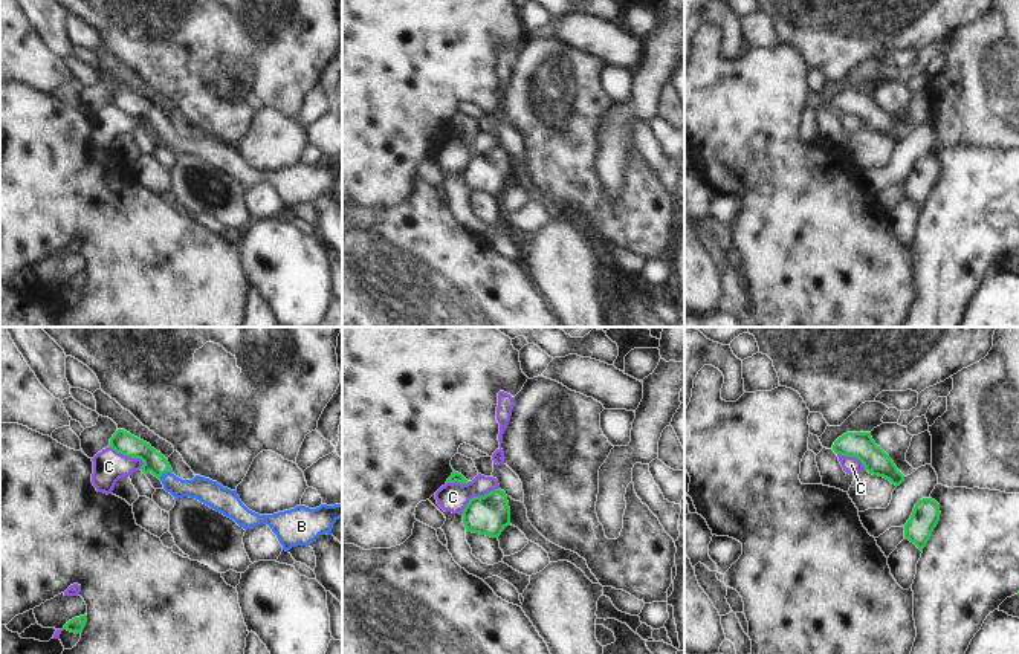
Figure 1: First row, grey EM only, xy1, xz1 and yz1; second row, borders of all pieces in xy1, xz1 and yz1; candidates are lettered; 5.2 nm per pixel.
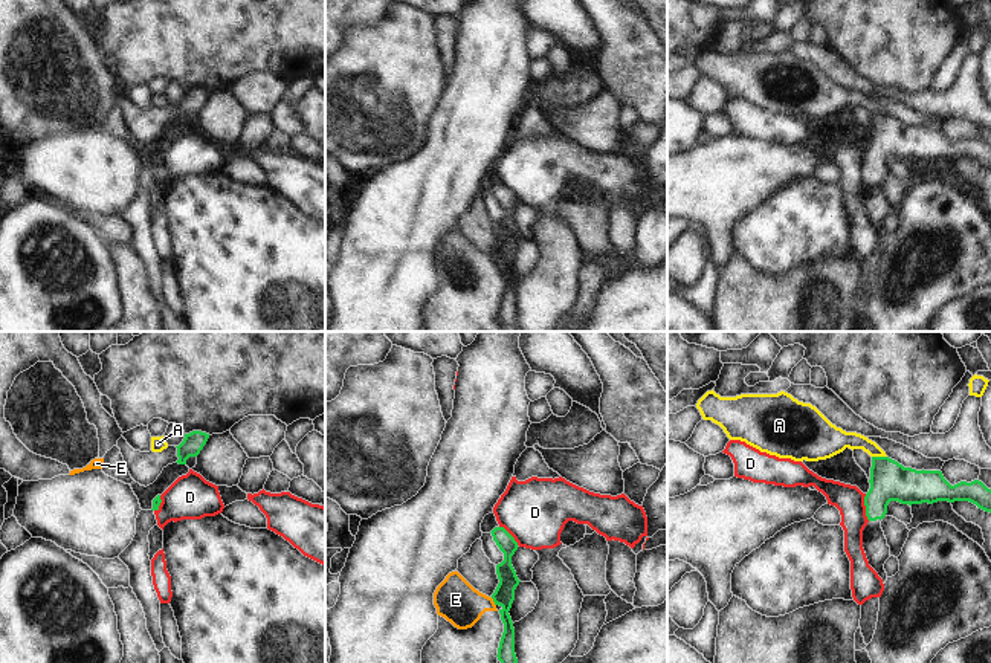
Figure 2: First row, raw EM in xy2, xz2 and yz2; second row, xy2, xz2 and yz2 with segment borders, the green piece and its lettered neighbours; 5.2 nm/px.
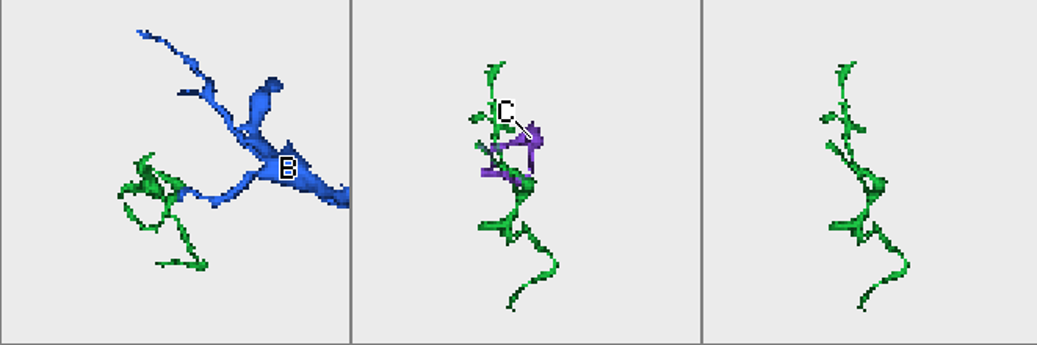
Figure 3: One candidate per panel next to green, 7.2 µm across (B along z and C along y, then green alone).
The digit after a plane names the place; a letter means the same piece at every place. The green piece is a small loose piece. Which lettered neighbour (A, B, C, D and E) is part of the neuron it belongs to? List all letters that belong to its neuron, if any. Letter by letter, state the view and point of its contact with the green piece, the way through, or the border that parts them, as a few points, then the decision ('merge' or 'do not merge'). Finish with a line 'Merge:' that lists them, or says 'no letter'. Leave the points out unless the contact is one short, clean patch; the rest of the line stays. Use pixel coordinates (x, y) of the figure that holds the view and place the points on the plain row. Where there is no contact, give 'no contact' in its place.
A: meets green in yz2 at (880, 115); border along yz2 (872, 113), (886, 115); do not merge
B: meets green in xy1 at (165, 129); runs through xy1 (127, 103), (142, 107), (165, 129), (179, 145), (203, 147); merge
C: meets green in xz1 at (477, 155); do not merge
D: meets green in yz2 at (866, 165); border along yz2 (865, 152), (865, 173), (869, 177); do not merge
E: meets green in xz2 at (493, 258); border along xz2 (490, 255), (495, 263); do not merge
Merge: B

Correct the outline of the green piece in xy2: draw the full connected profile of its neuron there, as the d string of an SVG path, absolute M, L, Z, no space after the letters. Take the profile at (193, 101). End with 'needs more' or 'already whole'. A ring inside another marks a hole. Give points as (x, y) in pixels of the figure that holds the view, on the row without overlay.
M192 89L189 92L185 92L183 99L176 104L177 105L177 115L179 118L176 121L186 122L186 118L189 115L197 115L203 104L206 102L209 96L209 92L202 89Z | already whole

